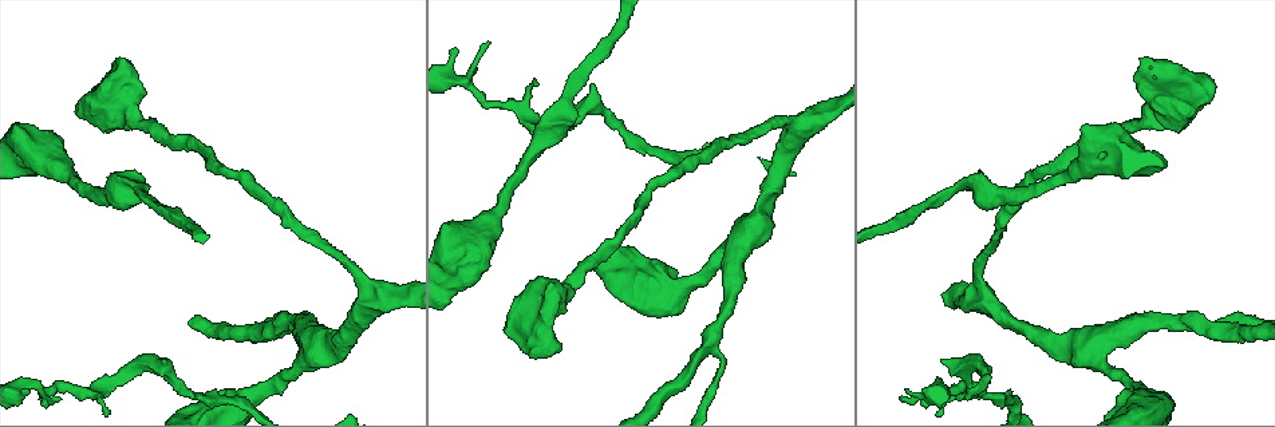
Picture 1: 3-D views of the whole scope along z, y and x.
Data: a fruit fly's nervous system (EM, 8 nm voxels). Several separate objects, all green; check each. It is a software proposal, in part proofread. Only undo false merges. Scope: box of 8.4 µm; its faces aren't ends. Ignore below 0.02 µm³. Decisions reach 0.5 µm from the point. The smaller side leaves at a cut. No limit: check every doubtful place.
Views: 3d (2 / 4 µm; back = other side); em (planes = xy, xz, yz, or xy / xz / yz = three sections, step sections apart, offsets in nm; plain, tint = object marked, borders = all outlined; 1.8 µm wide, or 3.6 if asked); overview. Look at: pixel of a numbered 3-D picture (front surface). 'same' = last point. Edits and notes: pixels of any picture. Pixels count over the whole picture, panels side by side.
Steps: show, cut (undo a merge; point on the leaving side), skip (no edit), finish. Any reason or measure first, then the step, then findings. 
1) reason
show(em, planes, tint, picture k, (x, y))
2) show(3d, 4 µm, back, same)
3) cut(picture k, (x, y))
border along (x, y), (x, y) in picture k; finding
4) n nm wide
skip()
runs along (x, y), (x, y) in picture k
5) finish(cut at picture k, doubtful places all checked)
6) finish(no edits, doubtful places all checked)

side arm on a straight run
show(em, 3.6 µm, xy, step 8, tint, picture 1, (480, 227))

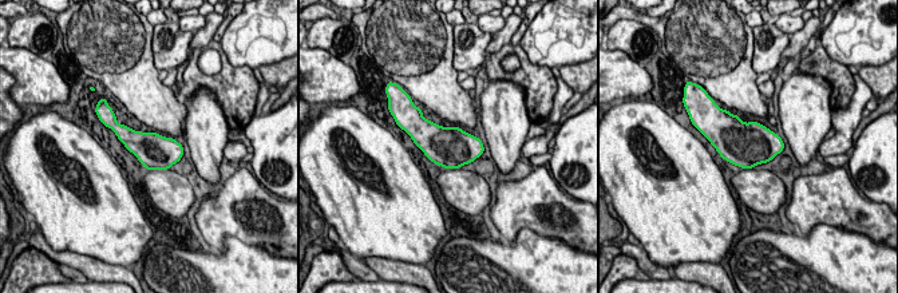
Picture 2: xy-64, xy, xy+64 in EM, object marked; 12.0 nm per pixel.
skip()
all the same cell

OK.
calibre changes
show(3d, 4 µm, picture 1, (1137, 156))

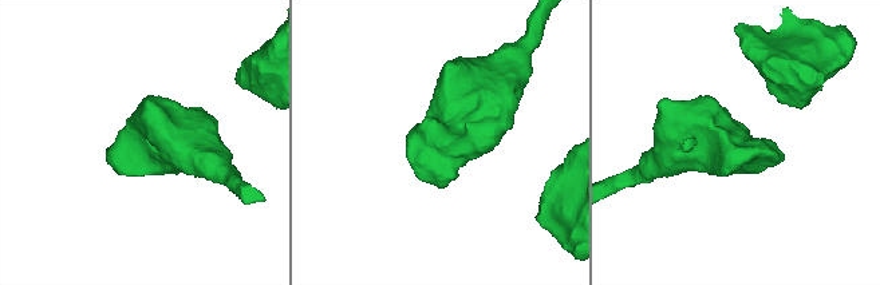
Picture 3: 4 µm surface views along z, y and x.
need the tissue
show(em, 3.6 µm, planes, plain, picture 3, (460, 140))

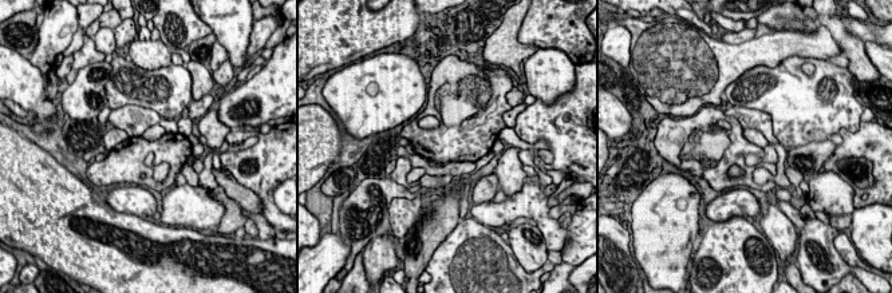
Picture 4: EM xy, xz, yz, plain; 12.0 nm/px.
show(em, 3.6 µm, planes, tint, same)

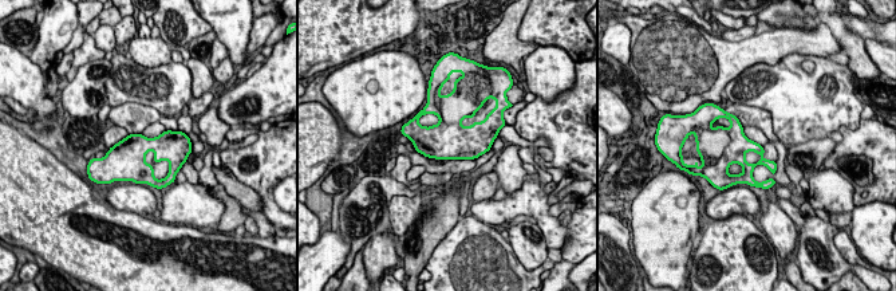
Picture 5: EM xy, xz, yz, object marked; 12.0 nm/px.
skip()
one cell here

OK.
calibre changes
show(em, planes, tint, picture 1, (26, 384))

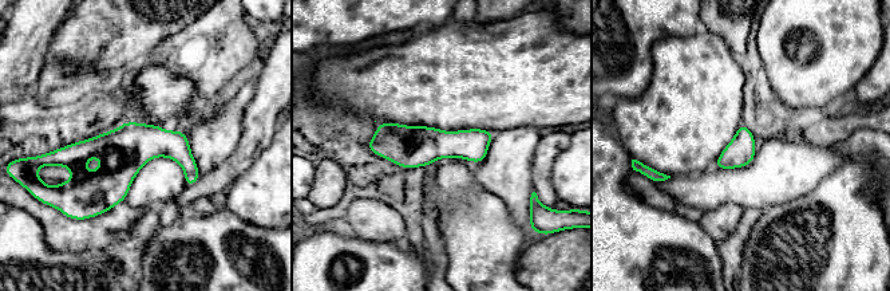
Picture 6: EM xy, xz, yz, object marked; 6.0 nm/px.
180 nm wide
skip()
runs along (62, 152), (171, 148), (196, 176) in picture 6; continuous, no second cell

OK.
sharp bend
show(em, 3.6 µm, planes, tint, picture 1, (121, 102))

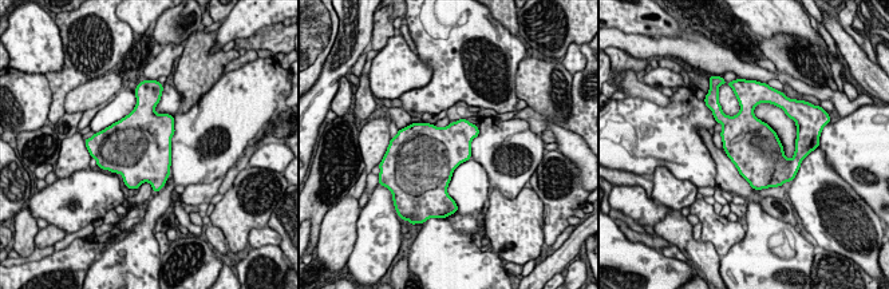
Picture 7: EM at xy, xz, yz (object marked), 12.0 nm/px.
600 nm wide
skip()
all the same cell

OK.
finish(no edits, doubtful places all checked)

